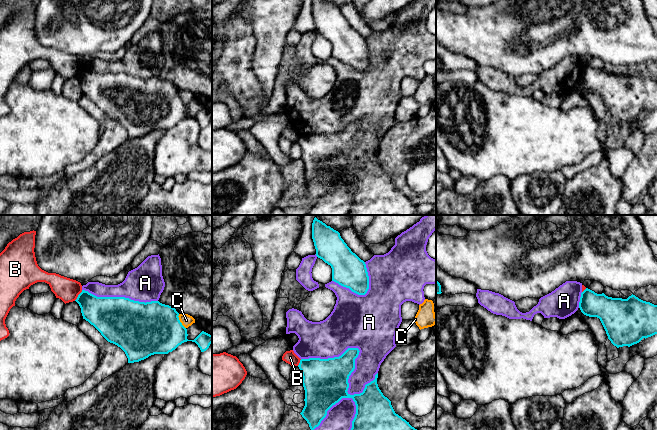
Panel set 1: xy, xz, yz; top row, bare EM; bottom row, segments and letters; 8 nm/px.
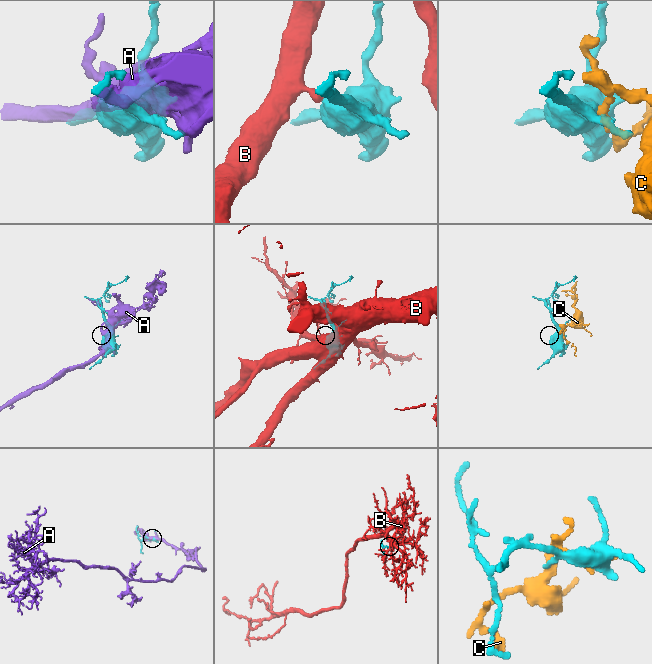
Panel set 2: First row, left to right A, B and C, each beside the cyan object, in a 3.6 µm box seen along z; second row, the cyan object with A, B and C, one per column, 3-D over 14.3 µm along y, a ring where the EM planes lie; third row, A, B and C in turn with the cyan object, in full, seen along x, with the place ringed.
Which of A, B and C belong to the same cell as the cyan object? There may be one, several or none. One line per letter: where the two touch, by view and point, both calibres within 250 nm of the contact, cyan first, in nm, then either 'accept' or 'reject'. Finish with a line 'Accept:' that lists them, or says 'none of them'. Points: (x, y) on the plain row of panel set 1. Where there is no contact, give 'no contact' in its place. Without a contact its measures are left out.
A: contact xz (355, 134); calibres 300 and 360 nm; reject
B: contact xy (78, 71); calibres 260 and 190 nm; reject
C: contact xy (179, 97); calibres 420 and 90 nm; reject
Accept: none of them

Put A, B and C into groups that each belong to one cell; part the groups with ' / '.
A / B / C

